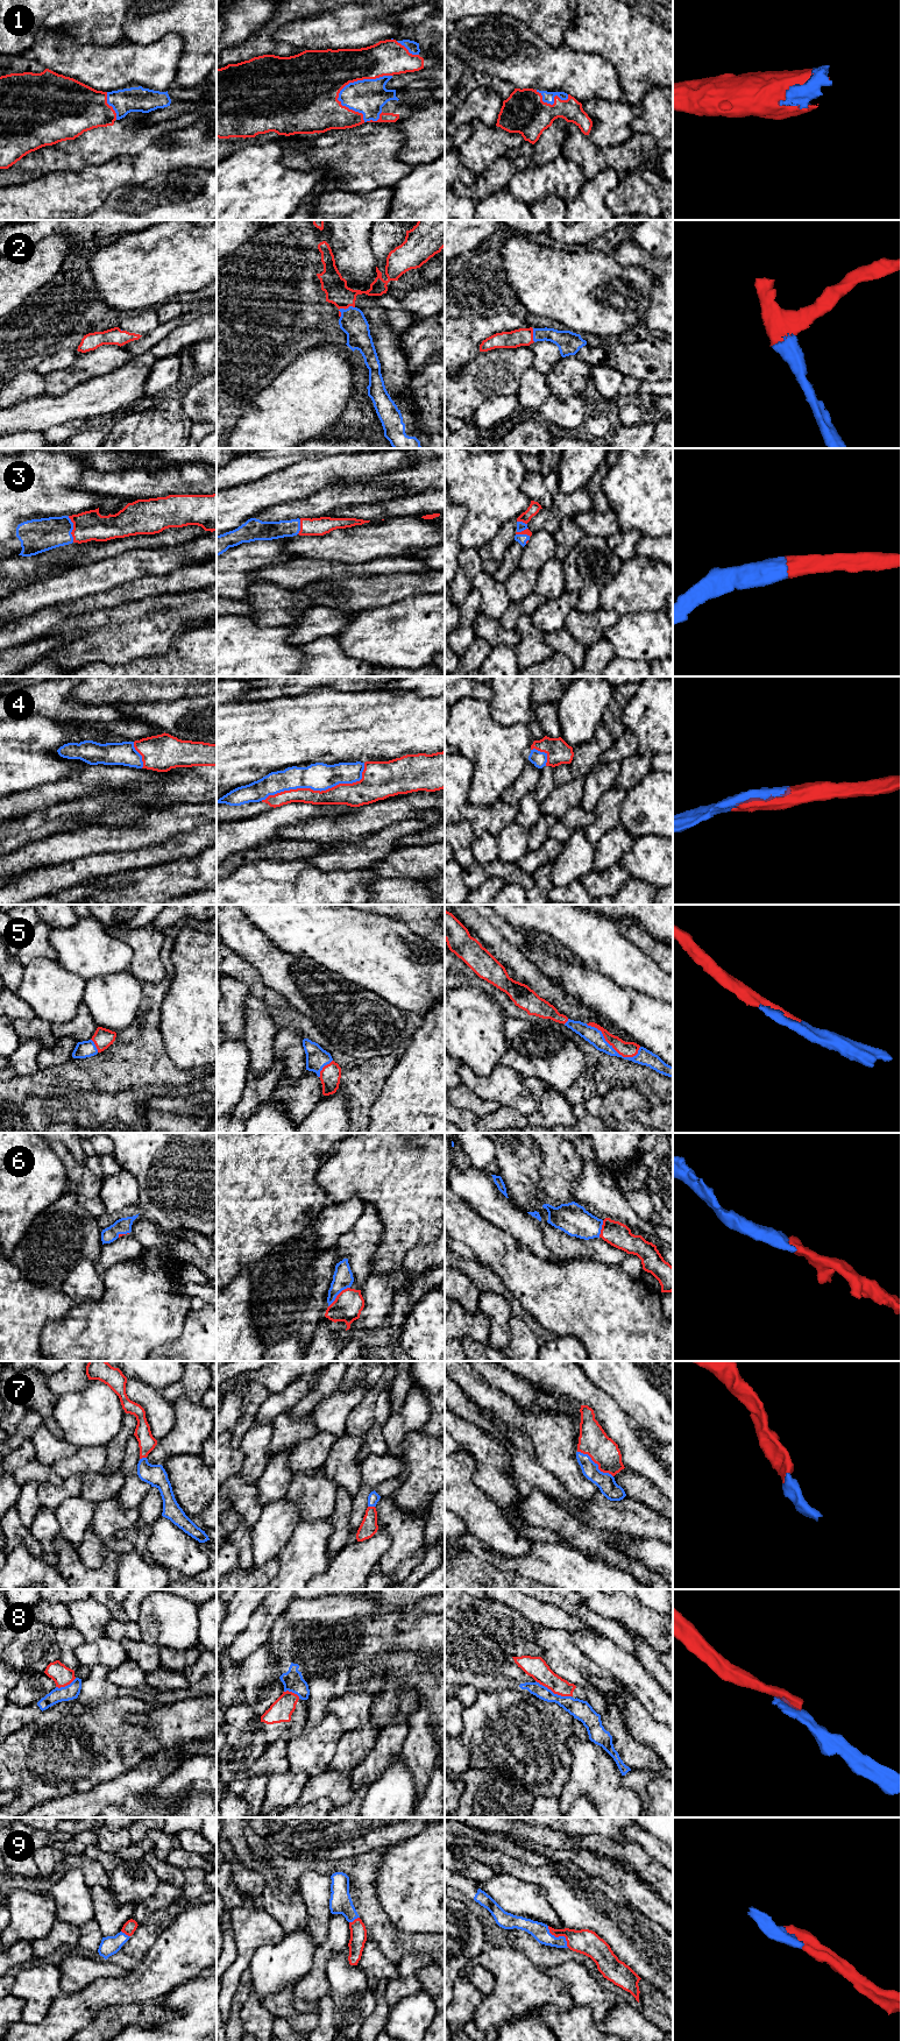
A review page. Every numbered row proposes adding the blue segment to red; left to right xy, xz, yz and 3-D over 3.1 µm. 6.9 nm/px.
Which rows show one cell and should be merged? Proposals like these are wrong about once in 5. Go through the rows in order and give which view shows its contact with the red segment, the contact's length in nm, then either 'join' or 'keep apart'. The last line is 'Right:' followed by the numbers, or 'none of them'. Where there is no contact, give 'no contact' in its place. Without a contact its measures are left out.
1: meets red in xz; contact 420 nm long; join
2: meets red in xz; contact 130 nm long; join
3: meets red in xy; contact 190 nm long; join
4: meets red in xz; contact 750 nm long; join
5: meets red in yz; contact 420 nm long; join
6: meets red in xz; contact 200 nm long; join
7: meets red in yz; contact 300 nm long; join
8: meets red in yz; contact 280 nm long; keep apart
9: meets red in yz; contact 220 nm long; join
Right: 1, 2, 3, 4, 5, 6, 7, 9

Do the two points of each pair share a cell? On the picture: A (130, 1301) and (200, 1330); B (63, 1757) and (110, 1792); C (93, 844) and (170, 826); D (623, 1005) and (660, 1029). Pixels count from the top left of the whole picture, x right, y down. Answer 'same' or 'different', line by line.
A: different
B: different
C: same
D: same

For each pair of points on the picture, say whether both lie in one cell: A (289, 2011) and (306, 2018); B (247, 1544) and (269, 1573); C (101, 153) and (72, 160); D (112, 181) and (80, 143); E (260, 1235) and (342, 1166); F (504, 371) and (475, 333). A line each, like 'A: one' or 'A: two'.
A: one
B: two
C: one
D: two
E: two
F: two

